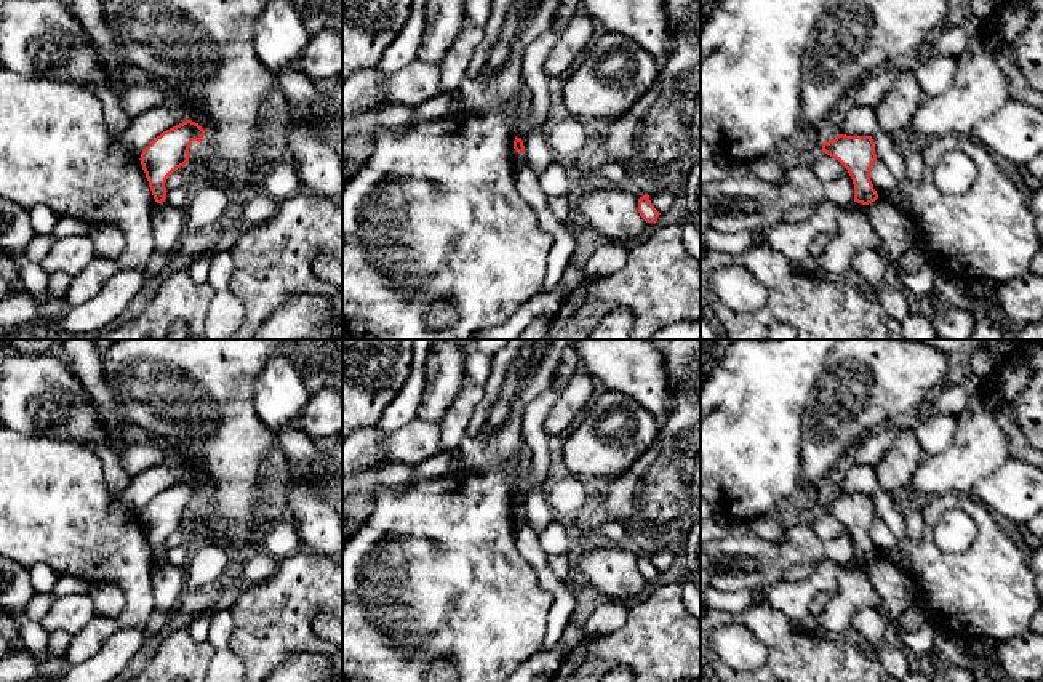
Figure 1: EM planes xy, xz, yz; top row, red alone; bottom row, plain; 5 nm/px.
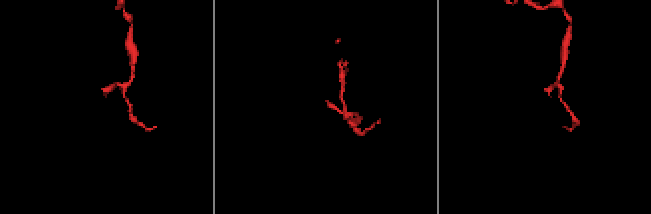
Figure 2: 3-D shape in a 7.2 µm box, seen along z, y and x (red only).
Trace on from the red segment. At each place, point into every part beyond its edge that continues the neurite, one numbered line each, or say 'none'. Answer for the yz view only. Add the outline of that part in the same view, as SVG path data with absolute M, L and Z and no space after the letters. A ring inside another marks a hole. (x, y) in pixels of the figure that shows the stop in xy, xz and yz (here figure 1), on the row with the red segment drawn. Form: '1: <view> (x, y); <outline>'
1: yz (896, 232); M878 197L867 208L872 229L881 242L878 255L886 263L889 259L901 259L909 248L915 247L913 224L896 207Z

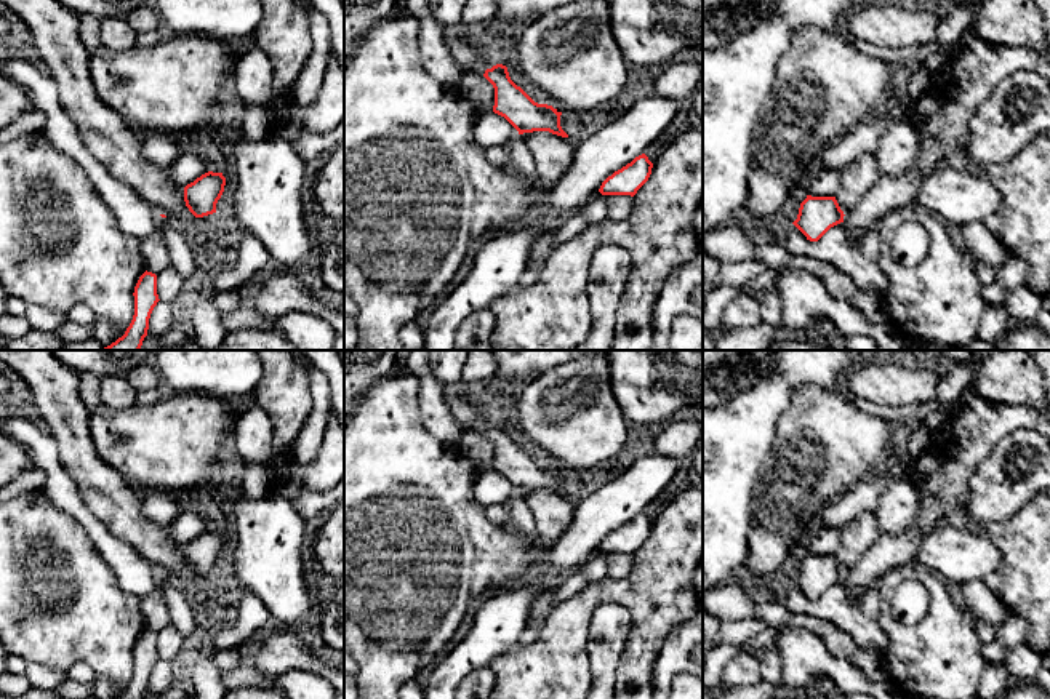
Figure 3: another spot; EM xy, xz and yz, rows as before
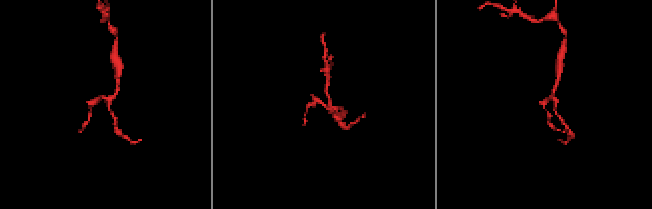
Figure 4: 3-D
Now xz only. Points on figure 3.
1: xz (469, 59); M447 32L445 45L448 46L450 58L459 66L463 74L483 75L487 69L491 69L498 62L493 59L485 59L475 46L472 46L461 32Z

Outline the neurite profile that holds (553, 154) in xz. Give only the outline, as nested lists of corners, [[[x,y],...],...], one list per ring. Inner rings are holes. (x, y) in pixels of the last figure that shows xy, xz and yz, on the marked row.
[[[549,131],[523,133],[525,144],[535,158],[535,168],[544,186],[557,182],[573,165],[576,139]]]

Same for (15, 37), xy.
[[[0,2],[0,62],[32,56],[32,34],[26,22]]]

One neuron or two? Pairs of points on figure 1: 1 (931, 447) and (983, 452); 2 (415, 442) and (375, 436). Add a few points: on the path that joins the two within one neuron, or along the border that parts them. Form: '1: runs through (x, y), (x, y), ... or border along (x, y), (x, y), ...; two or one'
1: border along (957, 418), (954, 442), (938, 455), (925, 458); two
2: runs through (405, 442), (384, 442); one

